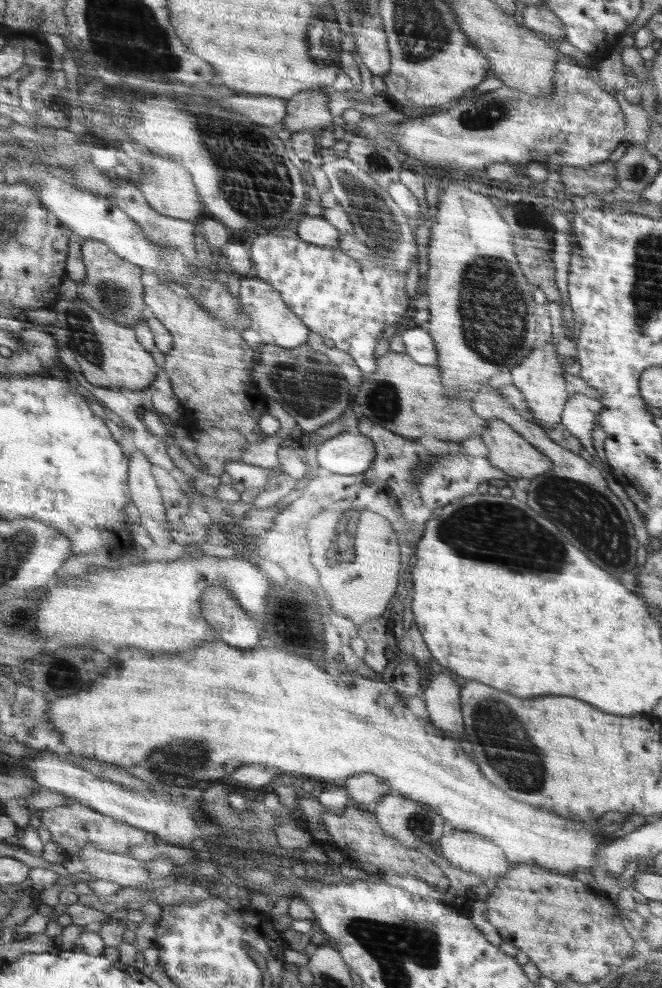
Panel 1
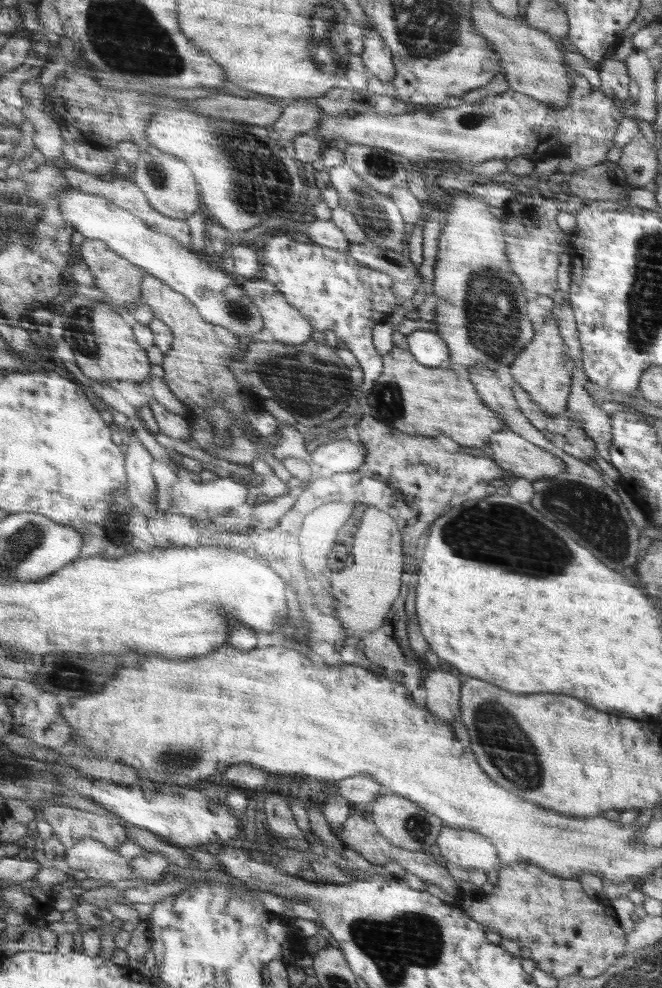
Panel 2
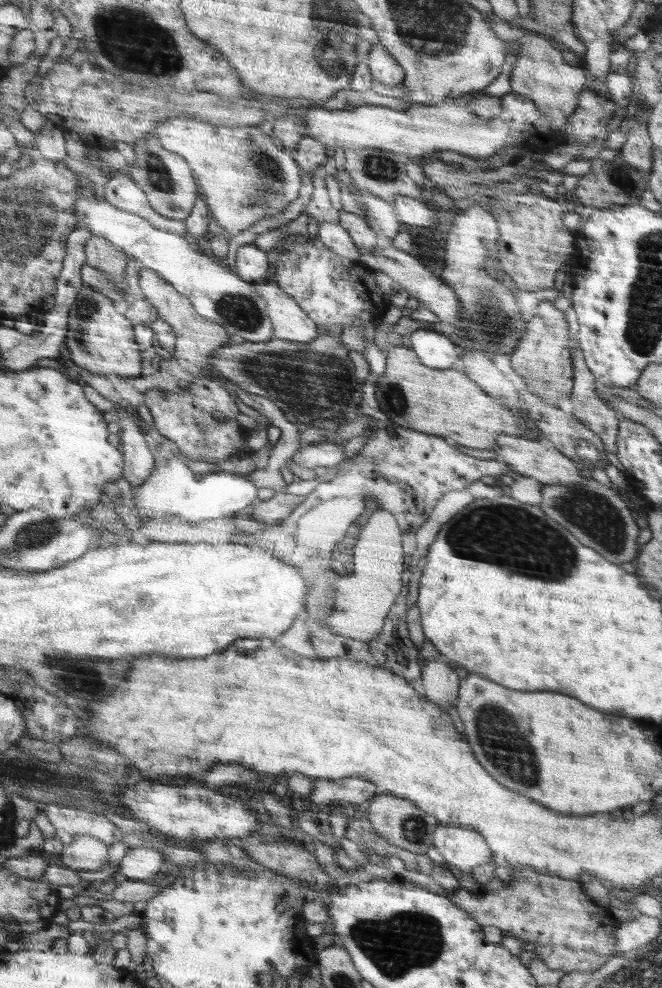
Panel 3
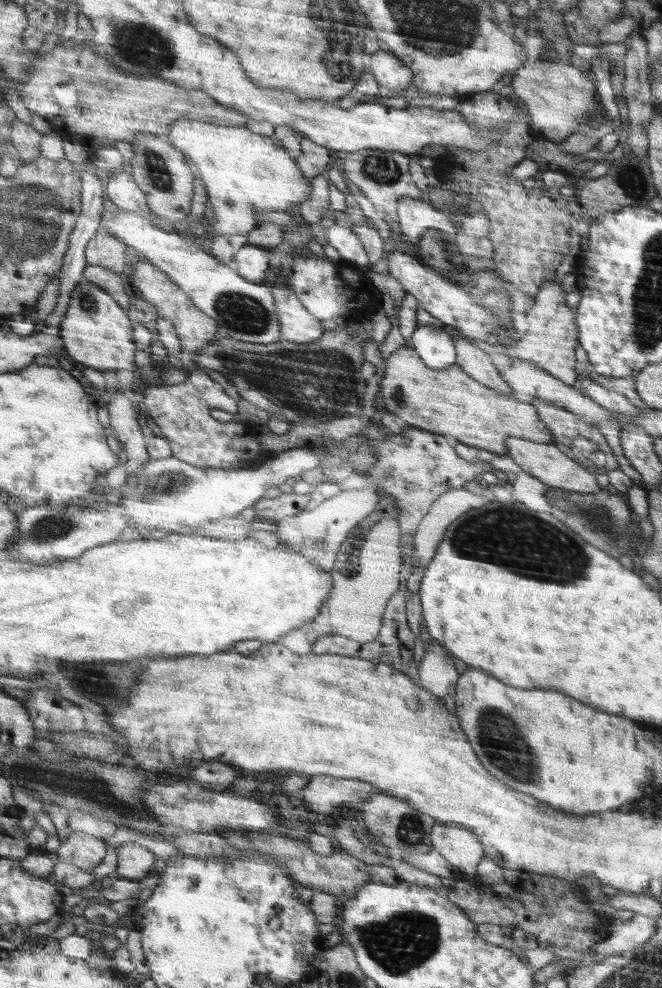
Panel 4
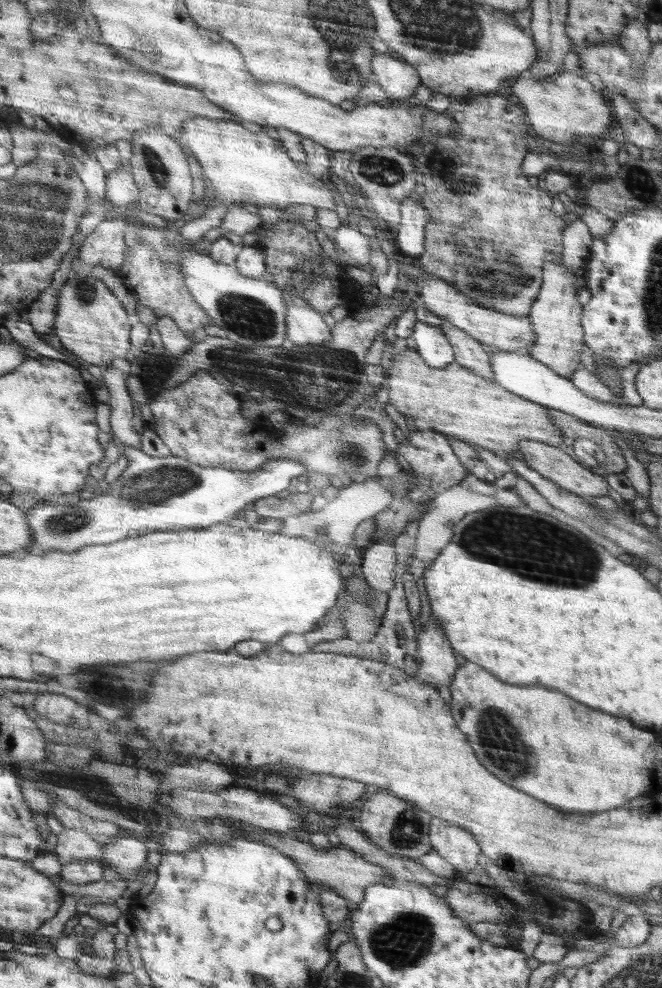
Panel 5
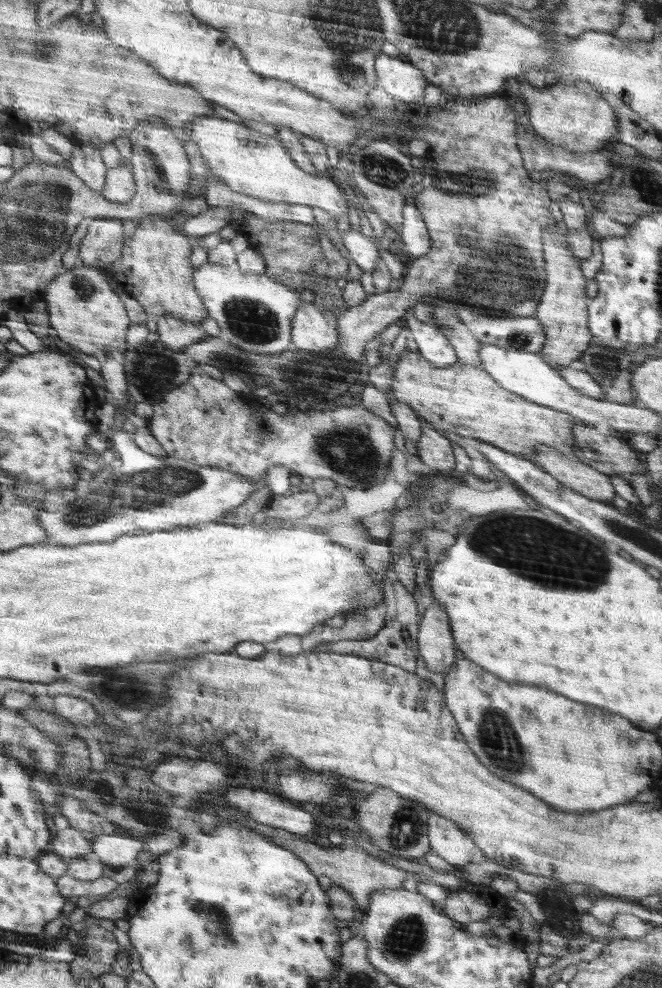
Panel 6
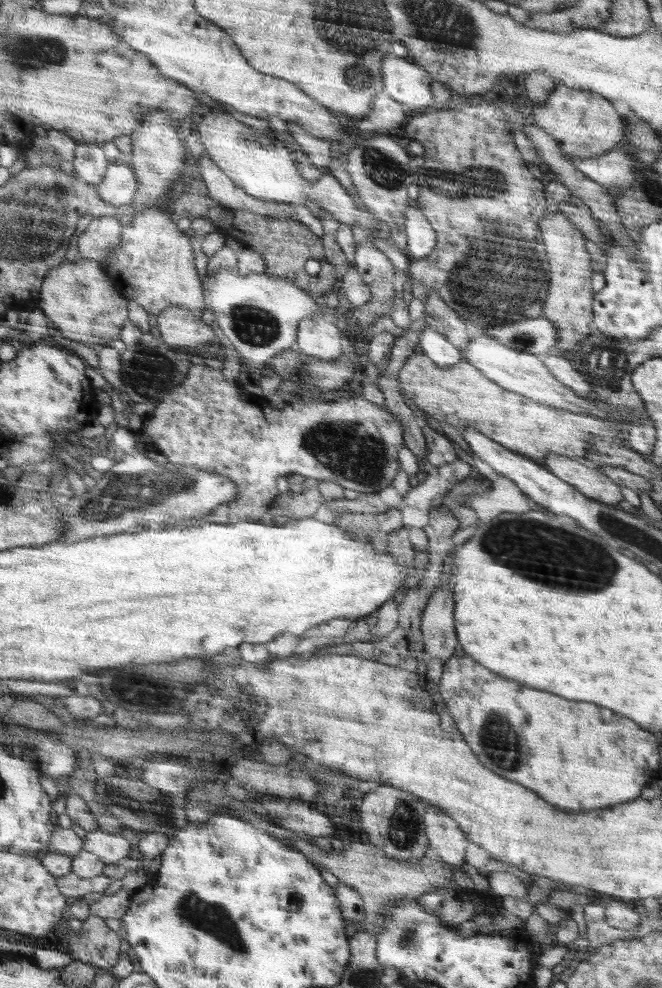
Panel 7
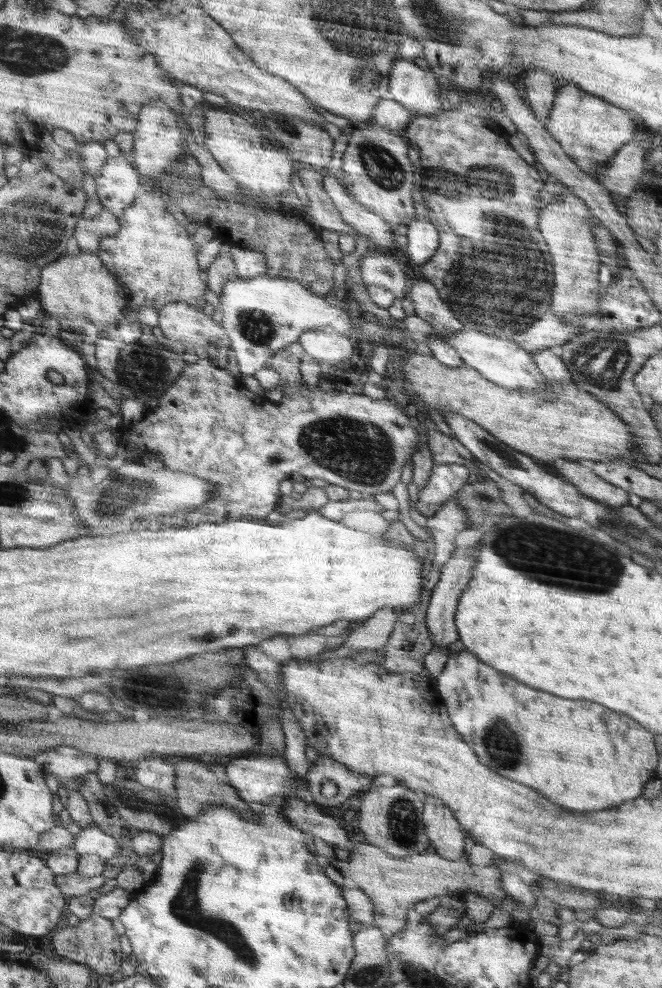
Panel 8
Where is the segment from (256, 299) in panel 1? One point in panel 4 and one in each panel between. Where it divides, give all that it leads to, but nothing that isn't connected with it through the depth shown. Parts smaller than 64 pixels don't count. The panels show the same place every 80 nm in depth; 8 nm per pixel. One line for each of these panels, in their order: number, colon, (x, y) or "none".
2: (282, 323)
3: (289, 322)
4: (297, 325)

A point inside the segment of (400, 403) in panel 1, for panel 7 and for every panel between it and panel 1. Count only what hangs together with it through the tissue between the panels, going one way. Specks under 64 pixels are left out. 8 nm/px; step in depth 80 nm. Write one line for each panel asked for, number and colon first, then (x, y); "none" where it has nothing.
2: (426, 401)
3: (442, 402)
4: (448, 401)
5: (455, 401)
6: (464, 399)
7: (462, 393)

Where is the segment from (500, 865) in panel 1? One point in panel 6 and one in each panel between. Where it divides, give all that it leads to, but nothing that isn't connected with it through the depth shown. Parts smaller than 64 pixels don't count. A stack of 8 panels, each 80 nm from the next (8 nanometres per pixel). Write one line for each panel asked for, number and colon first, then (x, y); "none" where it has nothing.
2: (467, 849)
3: (464, 848)
4: (463, 849)
5: (458, 847)
6: (447, 840)

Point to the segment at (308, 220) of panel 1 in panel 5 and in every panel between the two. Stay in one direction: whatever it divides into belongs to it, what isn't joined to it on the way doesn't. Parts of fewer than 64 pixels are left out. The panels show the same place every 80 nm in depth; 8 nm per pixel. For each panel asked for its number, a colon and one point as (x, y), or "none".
2: (323, 232)
3: (334, 236)
4: (344, 239)
5: (355, 242)

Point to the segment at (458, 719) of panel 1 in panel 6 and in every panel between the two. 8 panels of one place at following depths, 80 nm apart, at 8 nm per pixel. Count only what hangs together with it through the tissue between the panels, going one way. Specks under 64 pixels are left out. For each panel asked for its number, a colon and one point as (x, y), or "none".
2: (443, 689)
3: (441, 683)
4: (437, 672)
5: (438, 665)
6: (436, 645)

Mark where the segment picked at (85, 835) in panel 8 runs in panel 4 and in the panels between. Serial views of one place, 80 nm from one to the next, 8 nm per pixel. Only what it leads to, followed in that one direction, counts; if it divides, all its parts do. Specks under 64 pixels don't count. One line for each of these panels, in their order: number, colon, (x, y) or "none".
4: (136, 862)
5: (128, 854)
6: (118, 850)
7: (112, 848)

